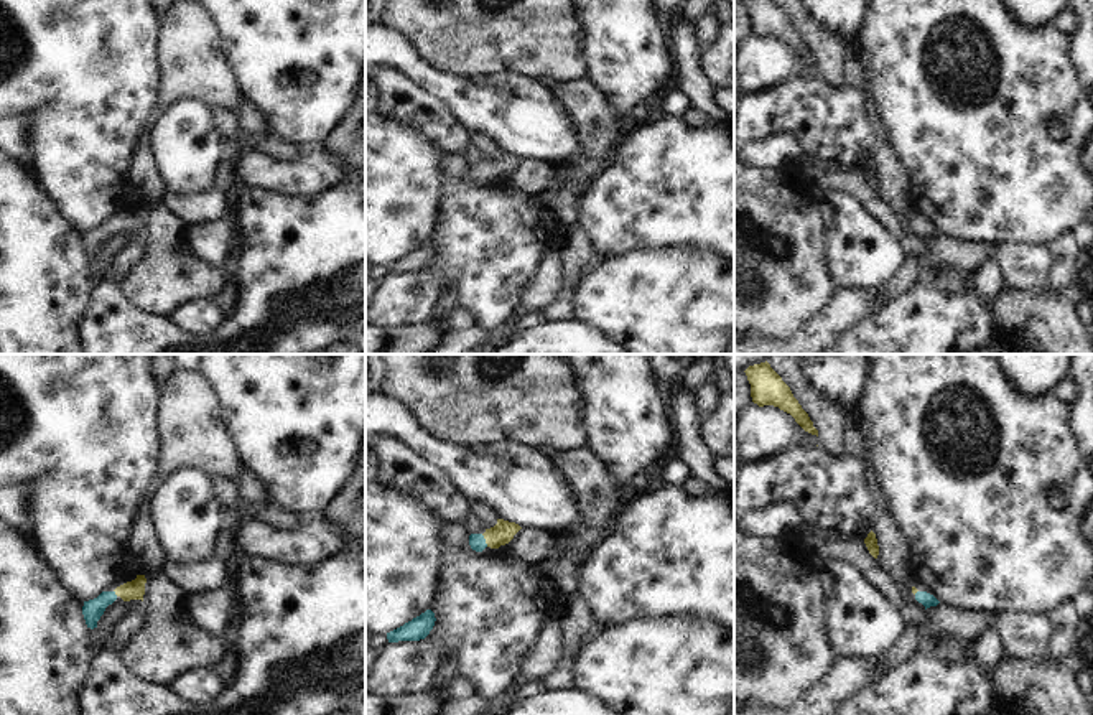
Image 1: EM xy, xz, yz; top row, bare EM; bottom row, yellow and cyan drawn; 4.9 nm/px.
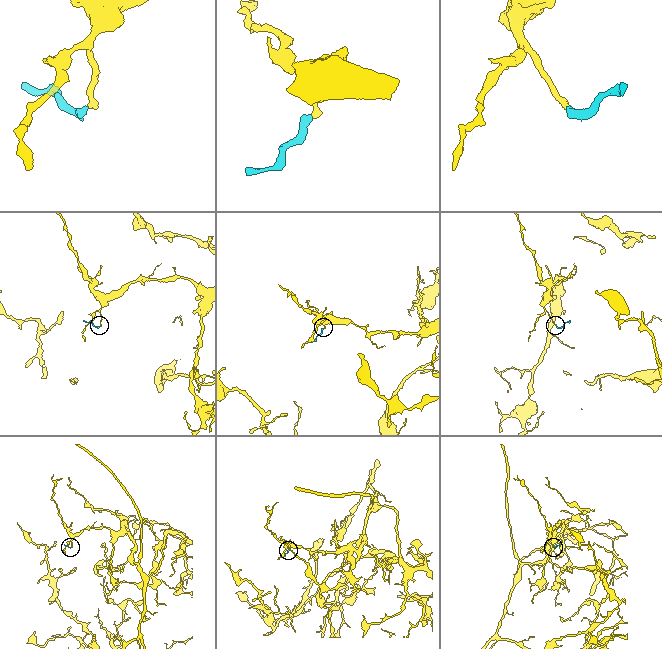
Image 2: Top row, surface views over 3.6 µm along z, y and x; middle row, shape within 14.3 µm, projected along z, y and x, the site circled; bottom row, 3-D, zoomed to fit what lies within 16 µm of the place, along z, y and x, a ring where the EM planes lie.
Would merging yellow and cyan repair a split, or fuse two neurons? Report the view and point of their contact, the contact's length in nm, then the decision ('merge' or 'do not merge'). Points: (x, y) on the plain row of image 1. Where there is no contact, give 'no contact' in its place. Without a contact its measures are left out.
contact xz (486, 172); length 70 nm; merge

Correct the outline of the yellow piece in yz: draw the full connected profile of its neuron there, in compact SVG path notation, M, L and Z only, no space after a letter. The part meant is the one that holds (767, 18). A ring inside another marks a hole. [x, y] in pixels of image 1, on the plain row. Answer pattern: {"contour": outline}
{"contour": "M746 0L744 3L751 15L751 28L754 35L759 38L779 38L790 44L805 63L818 68L818 61L813 58L808 44L802 40L790 18L774 0Z"}

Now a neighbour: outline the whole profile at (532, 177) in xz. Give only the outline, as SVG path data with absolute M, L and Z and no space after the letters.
M520 160L509 173L510 183L528 196L548 189L553 176L555 166L543 160Z

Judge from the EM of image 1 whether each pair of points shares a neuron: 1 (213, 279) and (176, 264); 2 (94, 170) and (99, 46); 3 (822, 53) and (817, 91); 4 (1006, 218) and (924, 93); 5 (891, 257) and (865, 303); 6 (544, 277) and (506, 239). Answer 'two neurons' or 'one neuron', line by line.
1: one neuron
2: one neuron
3: two neurons
4: one neuron
5: two neurons
6: two neurons

